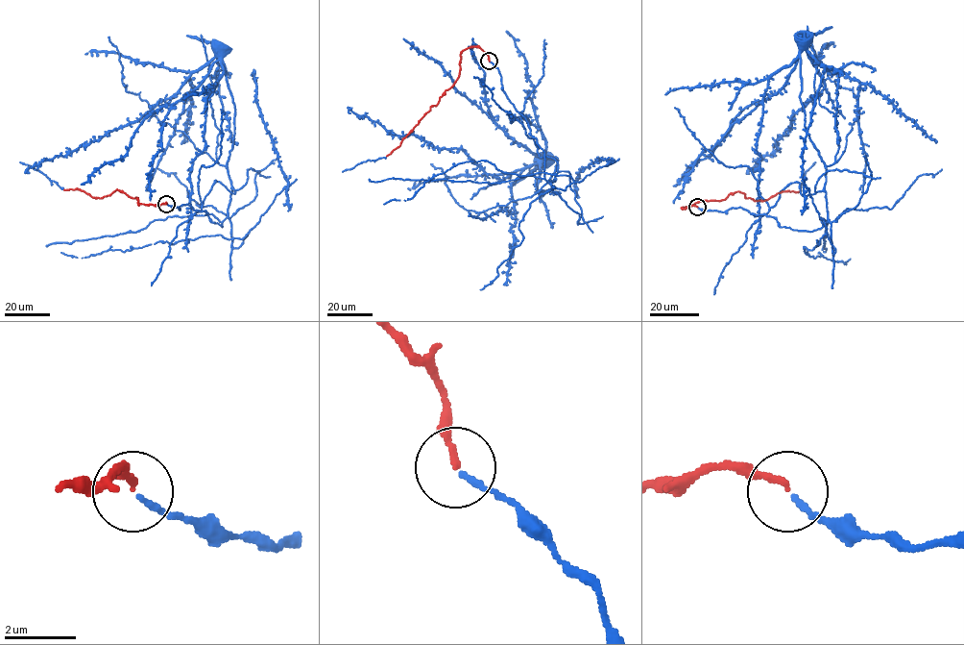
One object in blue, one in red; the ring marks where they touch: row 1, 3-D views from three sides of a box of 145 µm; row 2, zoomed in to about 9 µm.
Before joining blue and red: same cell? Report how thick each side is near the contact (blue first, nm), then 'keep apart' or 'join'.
150 nm thick on the blue side, 150 nm on the other; join

